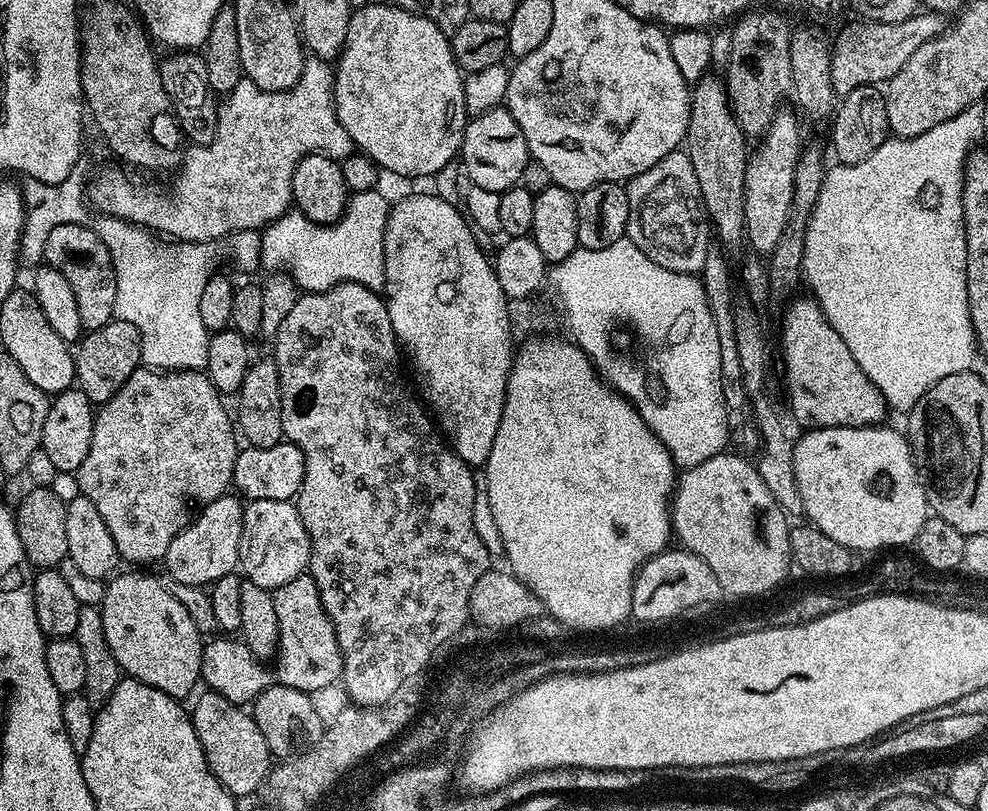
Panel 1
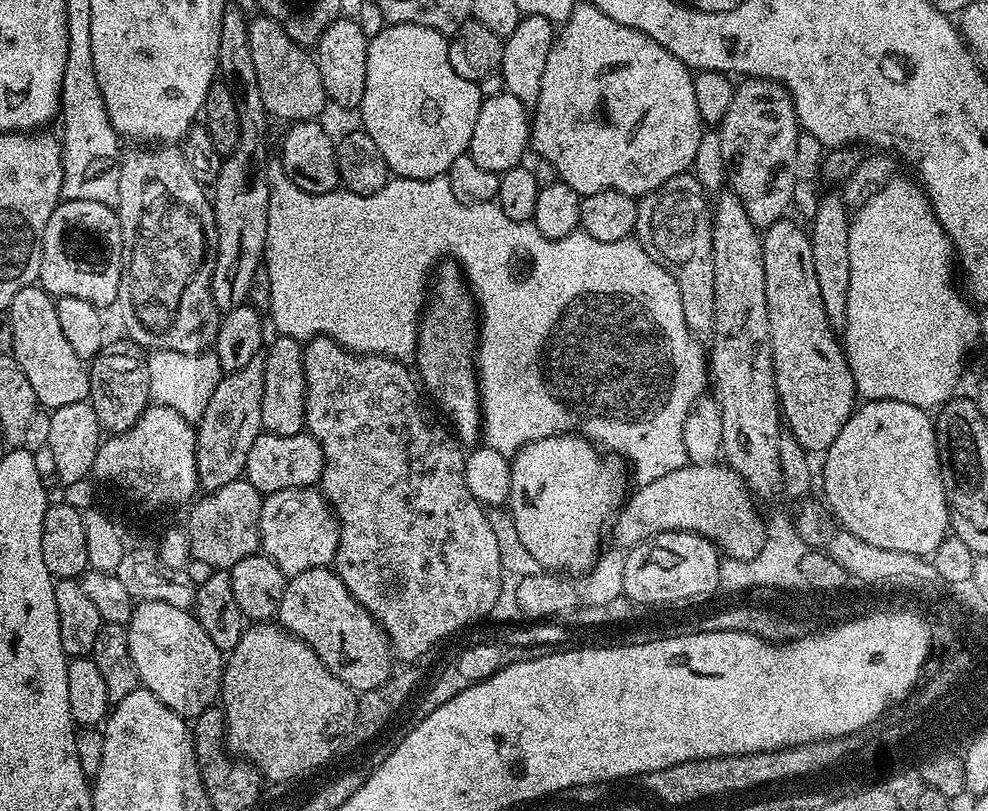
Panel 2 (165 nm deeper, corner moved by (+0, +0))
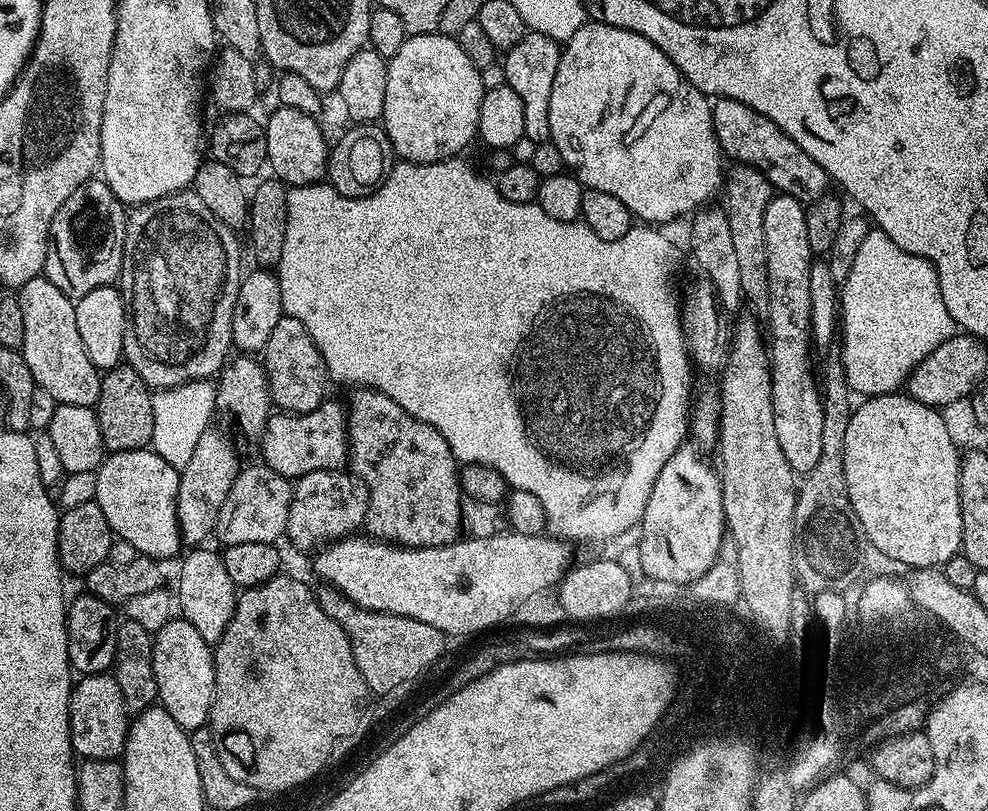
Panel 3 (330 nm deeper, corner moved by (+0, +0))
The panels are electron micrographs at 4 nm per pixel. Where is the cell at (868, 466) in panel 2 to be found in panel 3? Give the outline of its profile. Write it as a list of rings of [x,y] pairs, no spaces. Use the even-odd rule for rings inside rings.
[[[907,394],[870,396],[860,403],[855,405],[852,417],[850,418],[850,427],[846,430],[844,469],[846,470],[848,497],[854,506],[854,514],[858,514],[860,526],[864,529],[866,540],[873,543],[878,550],[882,550],[882,553],[904,564],[905,569],[939,569],[950,558],[958,555],[964,543],[964,539],[962,538],[962,506],[960,505],[960,462],[962,456],[961,453],[956,453],[956,444],[952,441],[952,432],[948,429],[947,422],[940,417],[943,415],[937,409],[926,406],[920,400],[914,400]]]

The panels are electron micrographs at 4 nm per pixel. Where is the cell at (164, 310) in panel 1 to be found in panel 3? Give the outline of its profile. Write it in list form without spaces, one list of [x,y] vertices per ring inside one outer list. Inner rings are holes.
[[[211,379],[191,380],[173,388],[152,392],[154,406],[154,434],[150,448],[176,469],[182,469],[190,457],[194,455],[194,446],[198,446],[198,438],[213,423],[212,415],[217,415],[217,385]]]

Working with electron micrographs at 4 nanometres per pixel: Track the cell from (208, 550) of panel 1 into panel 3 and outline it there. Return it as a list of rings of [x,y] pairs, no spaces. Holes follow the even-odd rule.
[[[257,462],[241,467],[240,473],[234,478],[234,486],[230,486],[230,494],[226,494],[226,502],[222,502],[222,510],[218,514],[215,539],[221,540],[221,545],[237,544],[238,542],[266,542],[276,544],[279,536],[283,537],[288,530],[288,508],[292,504],[293,481],[287,476],[270,470],[268,465]]]

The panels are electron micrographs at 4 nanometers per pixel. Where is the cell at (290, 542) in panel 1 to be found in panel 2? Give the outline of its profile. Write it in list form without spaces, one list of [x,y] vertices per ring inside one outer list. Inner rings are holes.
[[[319,487],[278,490],[264,496],[260,515],[260,552],[270,557],[274,566],[278,566],[278,570],[282,570],[284,576],[291,578],[302,574],[302,570],[329,567],[336,559],[339,541],[340,521]]]

